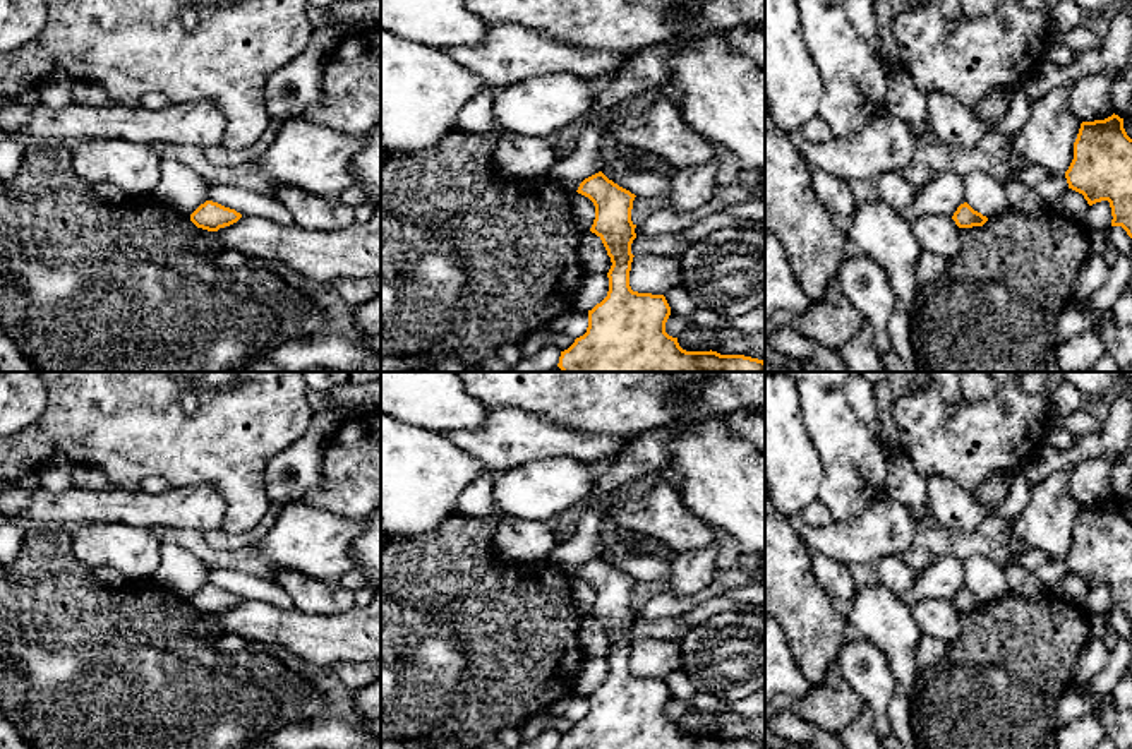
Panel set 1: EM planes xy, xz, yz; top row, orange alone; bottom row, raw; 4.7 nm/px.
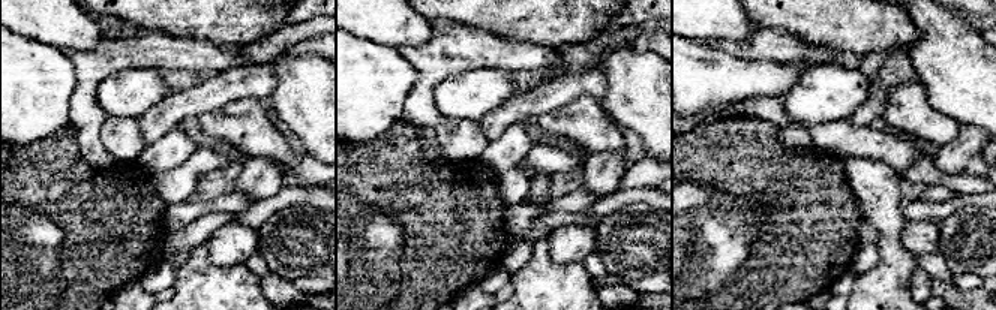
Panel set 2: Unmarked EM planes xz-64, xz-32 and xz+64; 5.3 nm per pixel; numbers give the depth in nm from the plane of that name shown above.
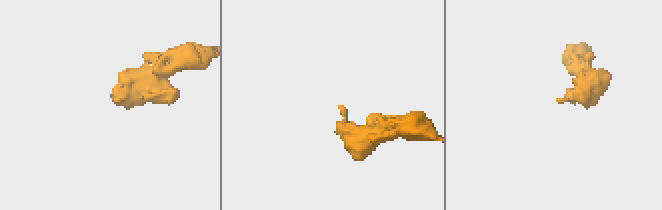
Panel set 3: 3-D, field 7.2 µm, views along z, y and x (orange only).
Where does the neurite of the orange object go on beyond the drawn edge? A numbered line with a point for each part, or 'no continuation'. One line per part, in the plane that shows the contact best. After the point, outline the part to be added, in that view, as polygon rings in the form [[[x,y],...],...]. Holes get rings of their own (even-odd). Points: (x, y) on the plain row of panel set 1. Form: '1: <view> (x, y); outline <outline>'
no continuation

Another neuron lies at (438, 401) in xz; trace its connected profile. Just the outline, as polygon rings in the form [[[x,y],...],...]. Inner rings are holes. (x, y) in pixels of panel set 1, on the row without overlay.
[[[381,372],[381,413],[434,432],[479,430],[489,410],[470,396],[458,372]]]

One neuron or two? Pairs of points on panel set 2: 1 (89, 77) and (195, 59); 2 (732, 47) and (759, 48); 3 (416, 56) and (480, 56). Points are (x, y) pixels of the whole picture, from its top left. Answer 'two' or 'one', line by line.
1: one
2: one
3: one

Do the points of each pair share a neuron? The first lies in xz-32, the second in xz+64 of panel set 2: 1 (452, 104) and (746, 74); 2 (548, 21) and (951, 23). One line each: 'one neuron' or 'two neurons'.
1: two neurons
2: two neurons

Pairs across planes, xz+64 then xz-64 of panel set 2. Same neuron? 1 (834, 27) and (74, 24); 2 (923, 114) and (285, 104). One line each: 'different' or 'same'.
1: different
2: different

